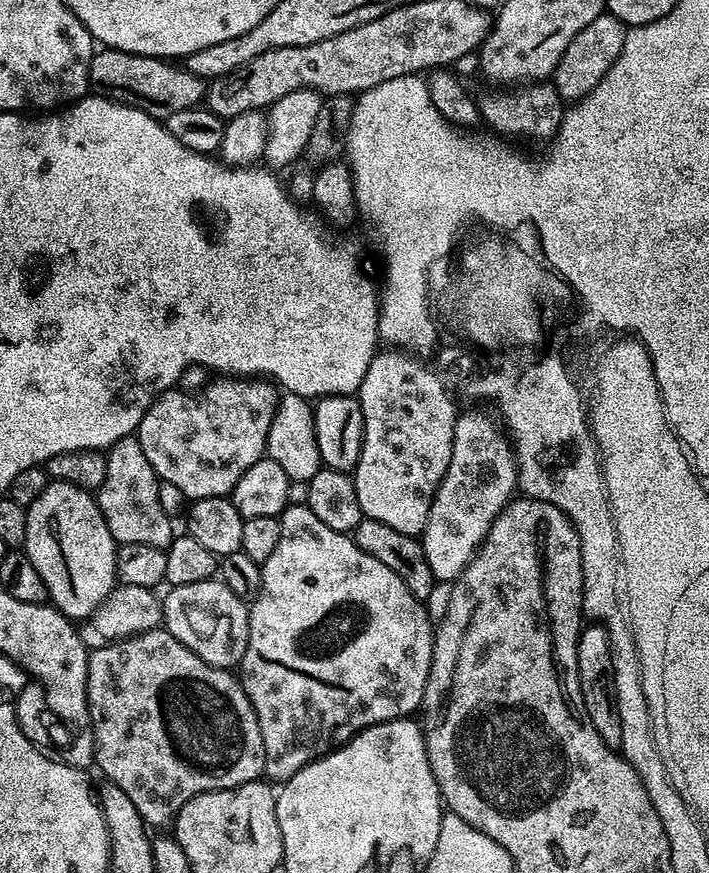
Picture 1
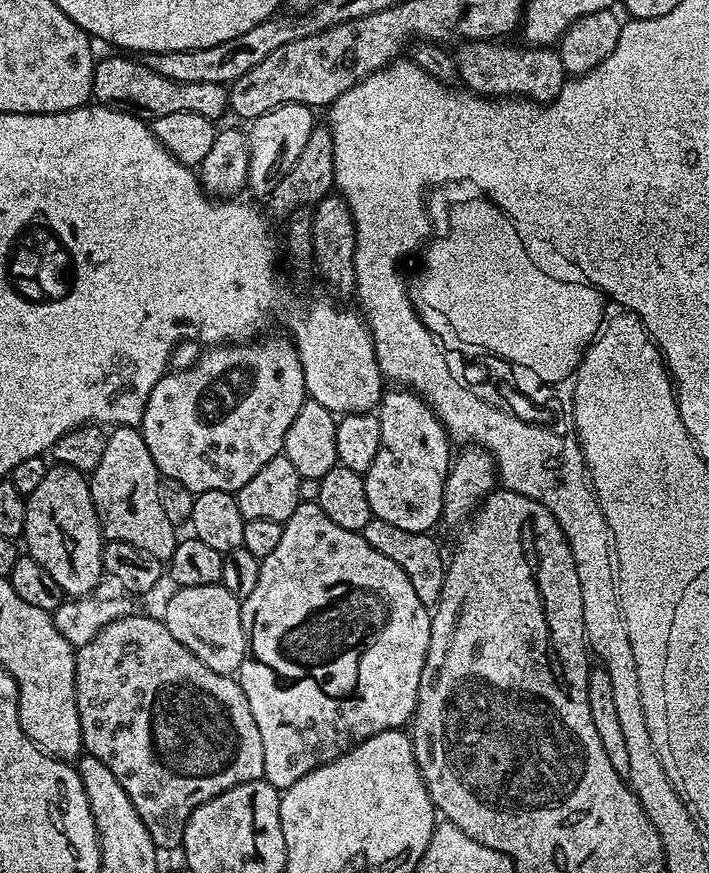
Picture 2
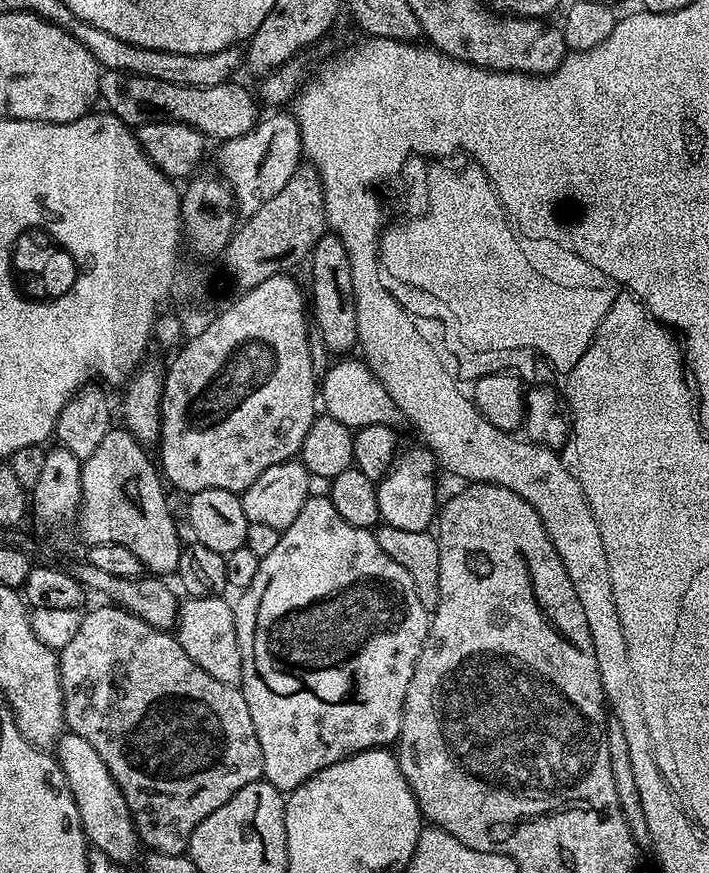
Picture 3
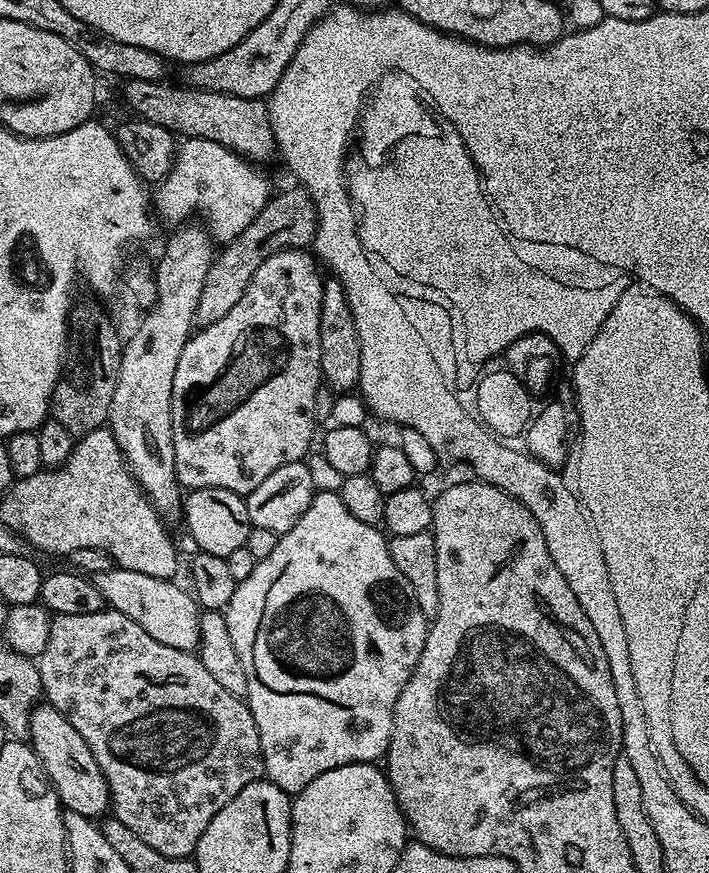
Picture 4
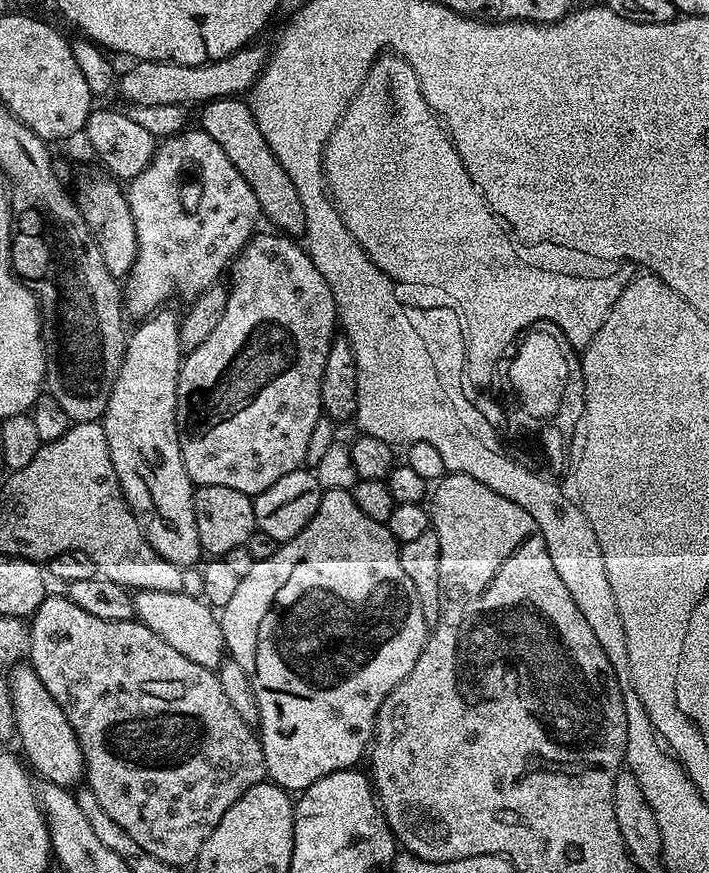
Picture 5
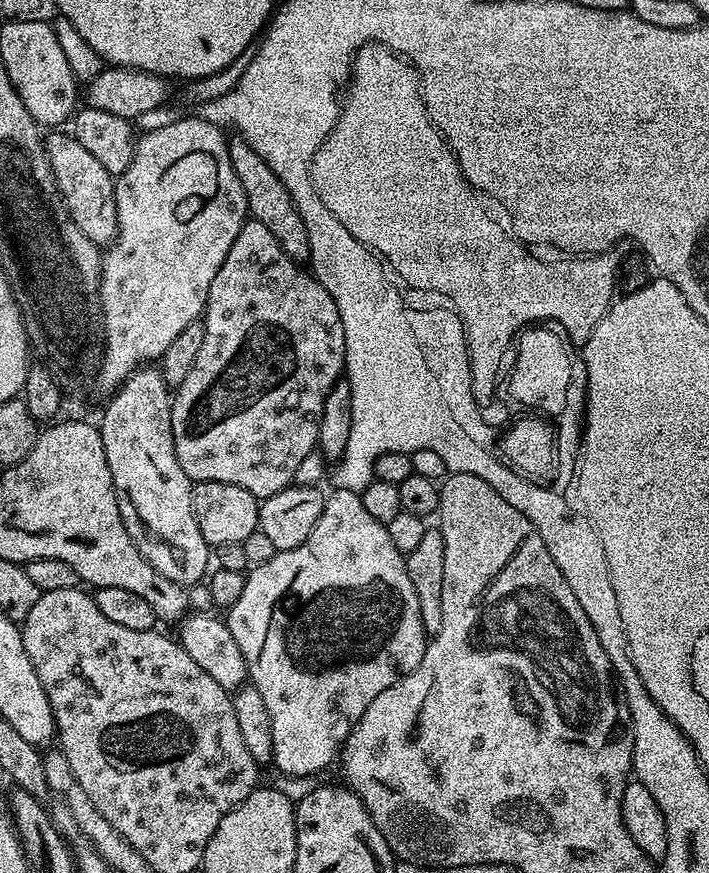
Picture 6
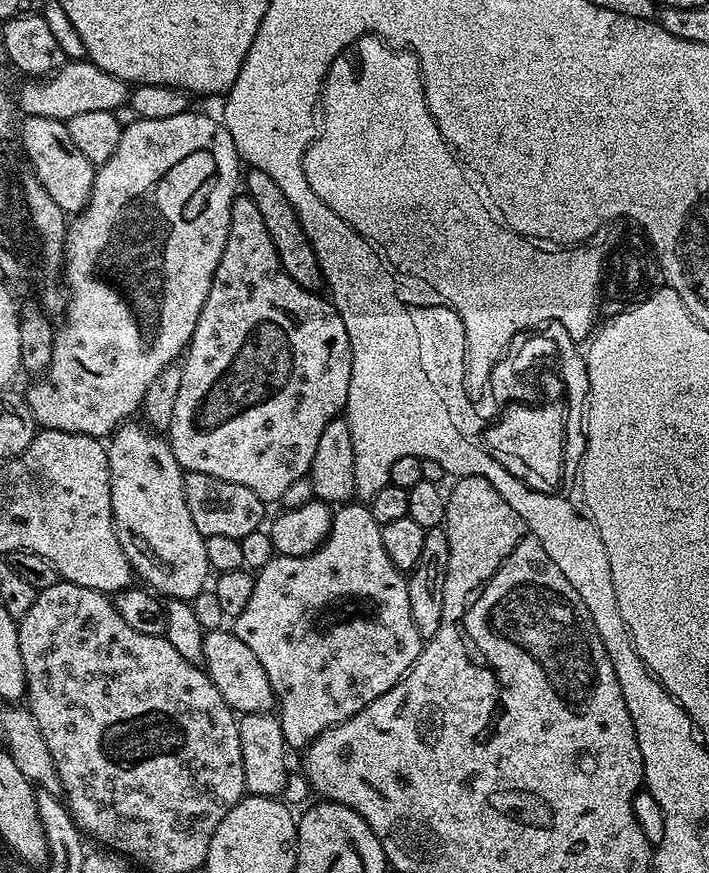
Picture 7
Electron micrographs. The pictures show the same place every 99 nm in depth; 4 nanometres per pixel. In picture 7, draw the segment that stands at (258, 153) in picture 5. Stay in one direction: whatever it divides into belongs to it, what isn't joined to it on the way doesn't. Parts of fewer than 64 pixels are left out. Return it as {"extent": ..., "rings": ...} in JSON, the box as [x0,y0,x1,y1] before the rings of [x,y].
{"extent":[242,168,325,292],"rings":[[[248,168],[242,180],[242,188],[246,195],[258,206],[258,214],[262,214],[262,223],[266,226],[266,234],[270,234],[270,242],[274,242],[274,250],[278,250],[278,258],[282,262],[282,270],[311,292],[320,292],[325,287],[322,266],[318,266],[314,246],[310,246],[310,238],[306,238],[306,230],[302,230],[302,222],[298,222],[298,214],[294,214],[294,206],[282,189],[274,183],[270,174],[262,174],[262,170]]]}

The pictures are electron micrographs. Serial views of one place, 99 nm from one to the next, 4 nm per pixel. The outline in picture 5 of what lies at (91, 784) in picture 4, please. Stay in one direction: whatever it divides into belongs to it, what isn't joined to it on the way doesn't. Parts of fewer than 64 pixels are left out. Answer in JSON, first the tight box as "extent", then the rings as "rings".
{"extent":[11,663,86,790],"rings":[[[17,663],[11,672],[12,709],[16,723],[15,739],[20,740],[19,751],[26,757],[31,771],[37,777],[41,776],[39,778],[41,781],[57,784],[69,790],[75,789],[86,776],[84,755],[78,746],[78,738],[70,722],[66,722],[66,714],[62,714],[62,706],[58,706],[58,702],[50,698],[50,690],[42,686],[31,663]]]}

